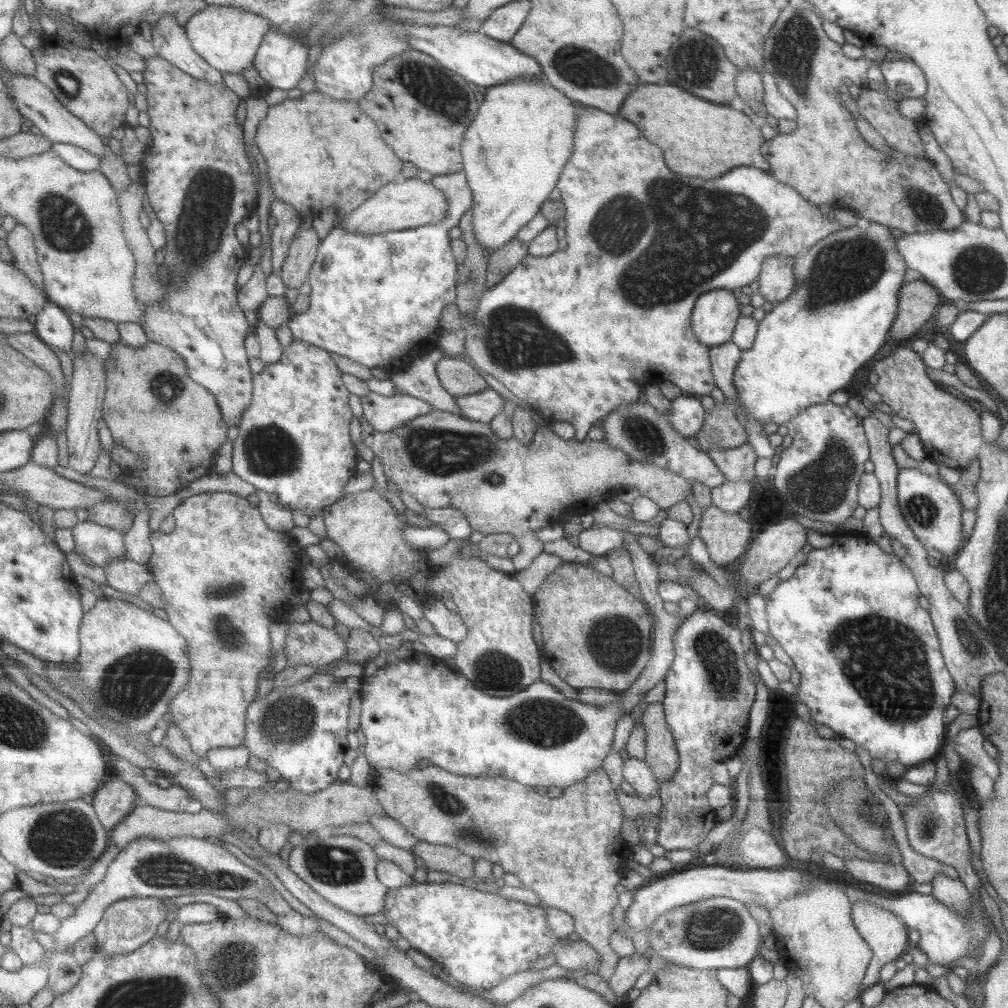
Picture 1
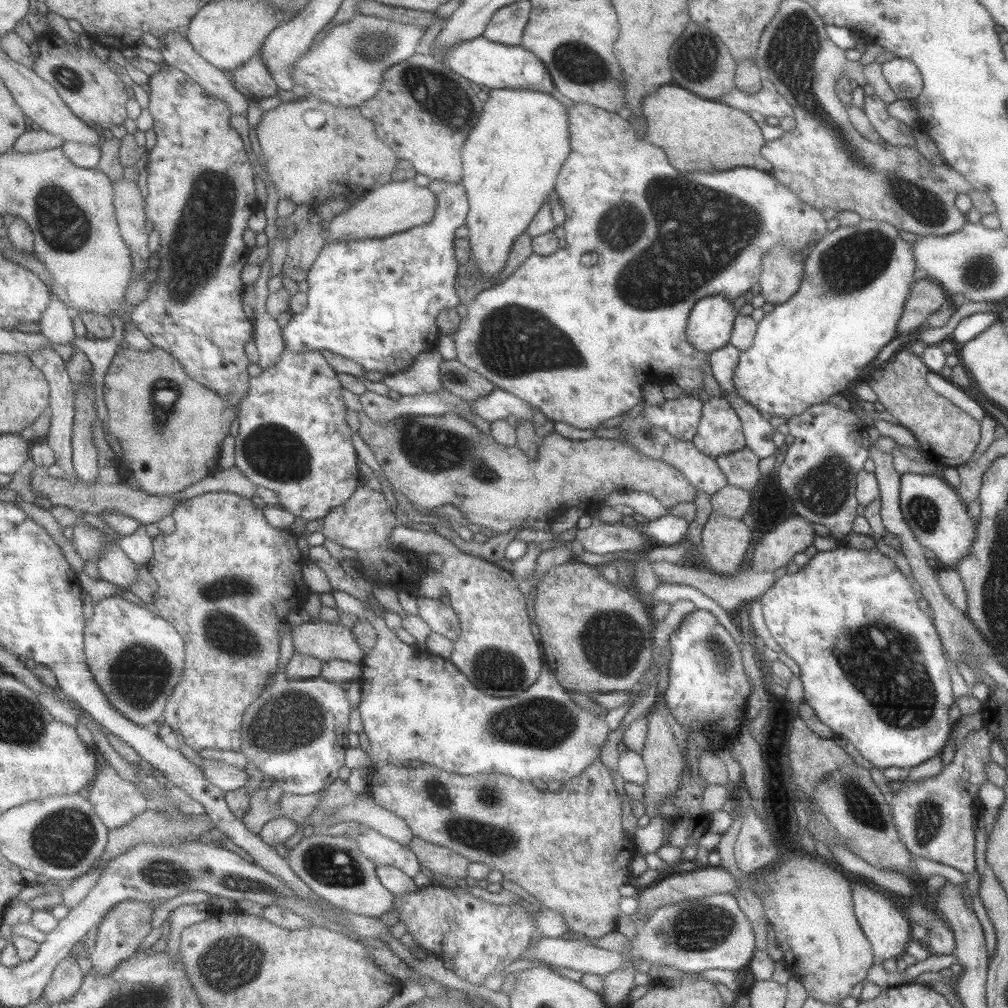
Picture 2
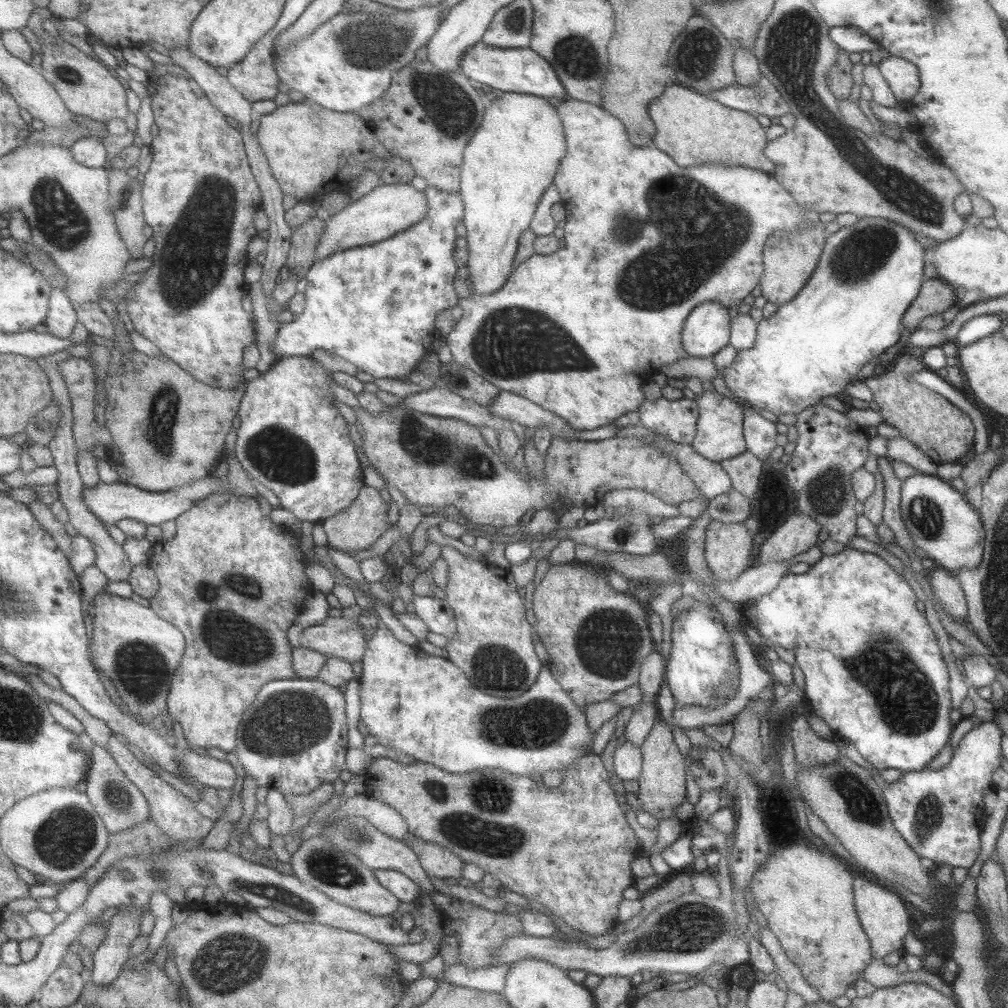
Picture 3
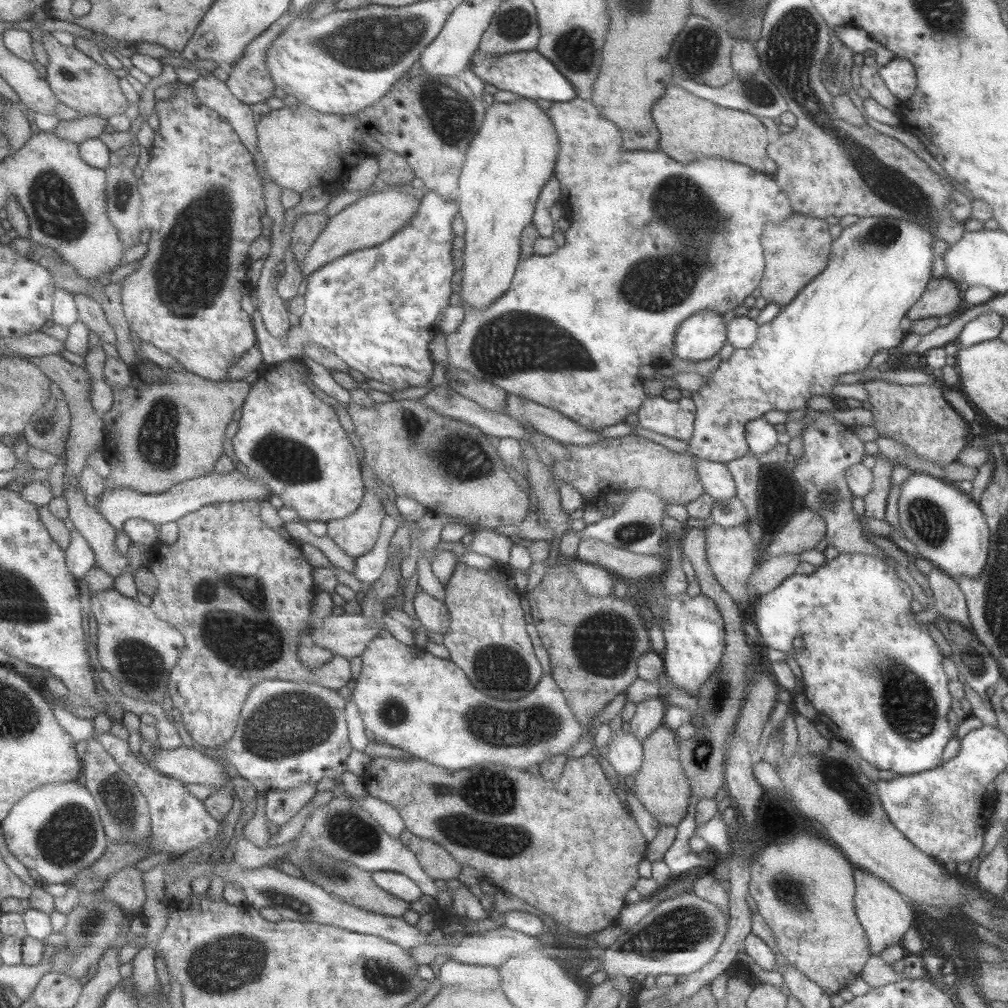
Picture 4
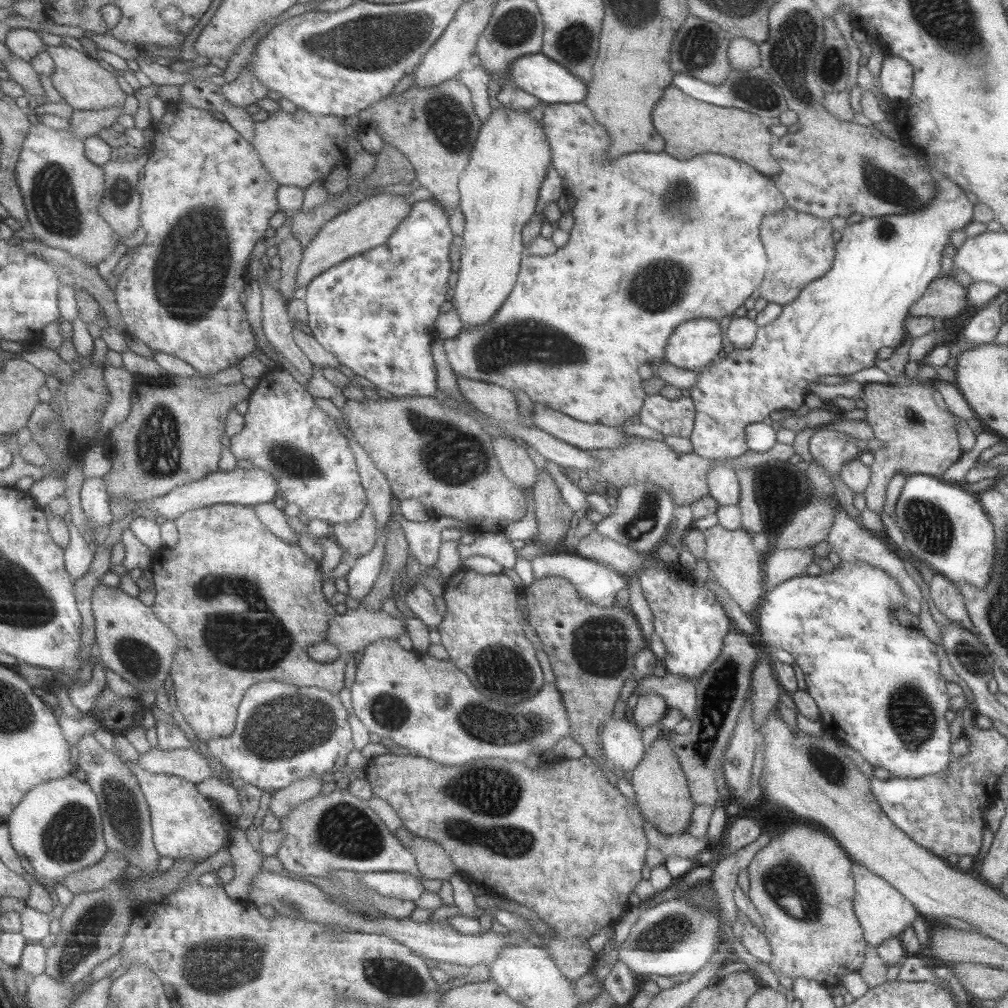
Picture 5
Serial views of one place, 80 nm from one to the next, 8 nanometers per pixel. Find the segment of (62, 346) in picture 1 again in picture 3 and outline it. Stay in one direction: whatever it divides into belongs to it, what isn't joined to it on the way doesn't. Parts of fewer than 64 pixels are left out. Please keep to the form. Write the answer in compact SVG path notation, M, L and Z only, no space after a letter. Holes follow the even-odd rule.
M56 287L51 296L50 312L46 325L49 333L61 338L71 339L77 326L78 312L73 307L73 302L69 301L66 290Z

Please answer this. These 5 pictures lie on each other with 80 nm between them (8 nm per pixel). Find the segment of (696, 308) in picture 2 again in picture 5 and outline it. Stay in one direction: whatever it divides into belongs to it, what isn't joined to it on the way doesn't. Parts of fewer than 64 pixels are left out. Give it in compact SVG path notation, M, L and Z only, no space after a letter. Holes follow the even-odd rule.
M696 318L679 323L667 339L663 359L677 368L701 370L716 360L716 354L722 347L721 336L719 322L714 318Z

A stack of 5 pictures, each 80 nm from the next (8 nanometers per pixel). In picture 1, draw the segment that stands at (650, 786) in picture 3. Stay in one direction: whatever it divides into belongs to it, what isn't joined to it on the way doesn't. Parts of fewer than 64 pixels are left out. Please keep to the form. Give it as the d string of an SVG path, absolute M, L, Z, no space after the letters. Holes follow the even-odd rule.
M659 702L647 704L639 722L644 728L644 761L660 787L663 782L671 780L679 764L676 746L665 723L662 705Z

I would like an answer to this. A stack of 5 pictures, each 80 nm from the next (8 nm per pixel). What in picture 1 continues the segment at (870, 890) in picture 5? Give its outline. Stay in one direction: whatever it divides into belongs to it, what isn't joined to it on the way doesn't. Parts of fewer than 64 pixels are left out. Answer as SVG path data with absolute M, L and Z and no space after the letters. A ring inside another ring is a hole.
M856 900L851 905L851 921L857 929L859 936L867 943L871 949L872 957L867 965L863 980L859 982L859 991L862 992L867 986L879 982L881 967L888 962L901 958L902 952L910 945L907 940L907 928L895 917L887 912L864 900Z

